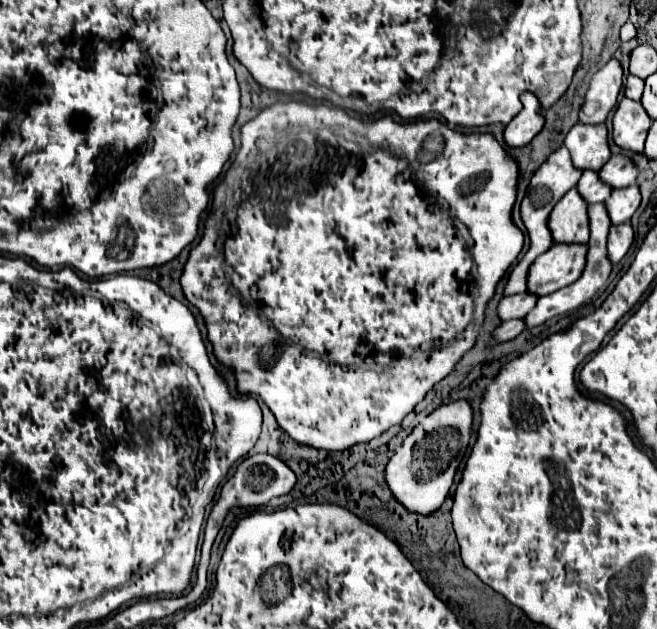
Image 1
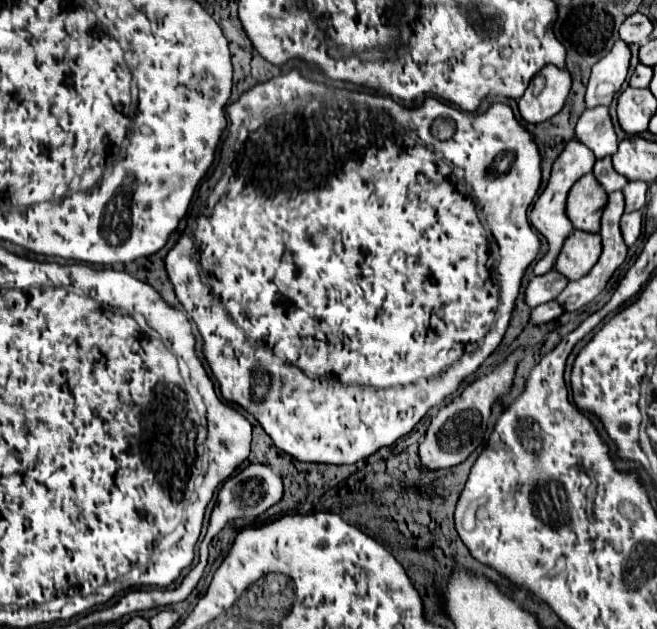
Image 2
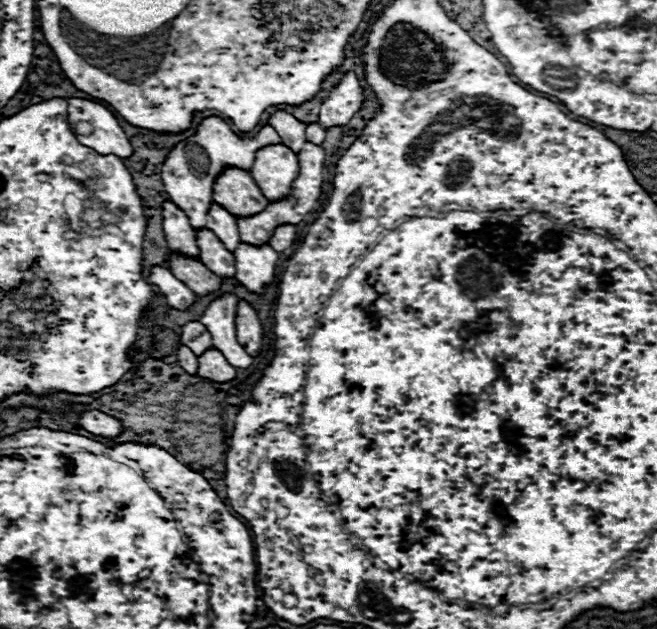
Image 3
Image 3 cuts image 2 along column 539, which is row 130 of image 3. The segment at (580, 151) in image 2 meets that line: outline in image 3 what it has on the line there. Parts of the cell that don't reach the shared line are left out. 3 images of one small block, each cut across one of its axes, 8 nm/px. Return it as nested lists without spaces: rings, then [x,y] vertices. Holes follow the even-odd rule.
[[[216,116],[204,118],[190,138],[182,140],[180,144],[176,144],[170,150],[170,154],[162,166],[164,188],[170,196],[170,200],[176,202],[176,206],[180,206],[184,210],[184,214],[188,214],[192,228],[196,228],[196,230],[206,228],[206,216],[208,216],[208,210],[212,204],[212,186],[214,186],[216,178],[224,172],[224,168],[236,166],[236,168],[250,172],[256,152],[264,146],[280,144],[280,142],[282,142],[280,136],[268,124],[254,138],[240,140],[224,120],[220,120]]]

